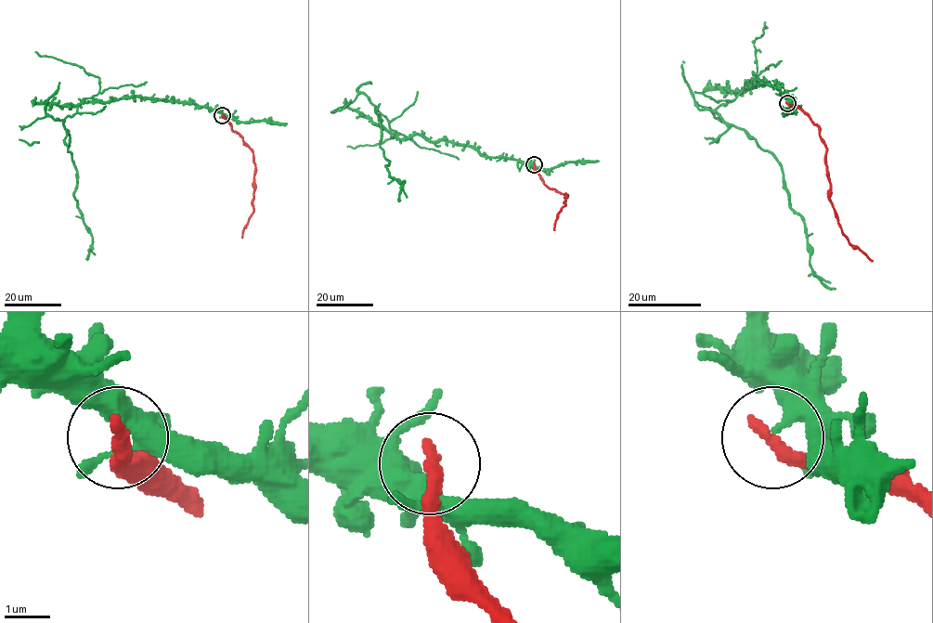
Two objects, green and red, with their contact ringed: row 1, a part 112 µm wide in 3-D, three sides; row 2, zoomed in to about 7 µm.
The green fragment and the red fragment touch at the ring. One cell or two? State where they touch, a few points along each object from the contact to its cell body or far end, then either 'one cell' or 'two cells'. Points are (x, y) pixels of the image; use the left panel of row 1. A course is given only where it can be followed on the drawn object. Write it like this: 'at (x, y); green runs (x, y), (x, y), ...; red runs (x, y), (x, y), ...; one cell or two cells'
at (222, 115); green runs (222, 114), (137, 97), (82, 102), (67, 116), (62, 124), (77, 172), (74, 198), (92, 237), (86, 259); red runs (222, 115), (252, 153), (255, 166), (253, 210), (241, 238); two cells

